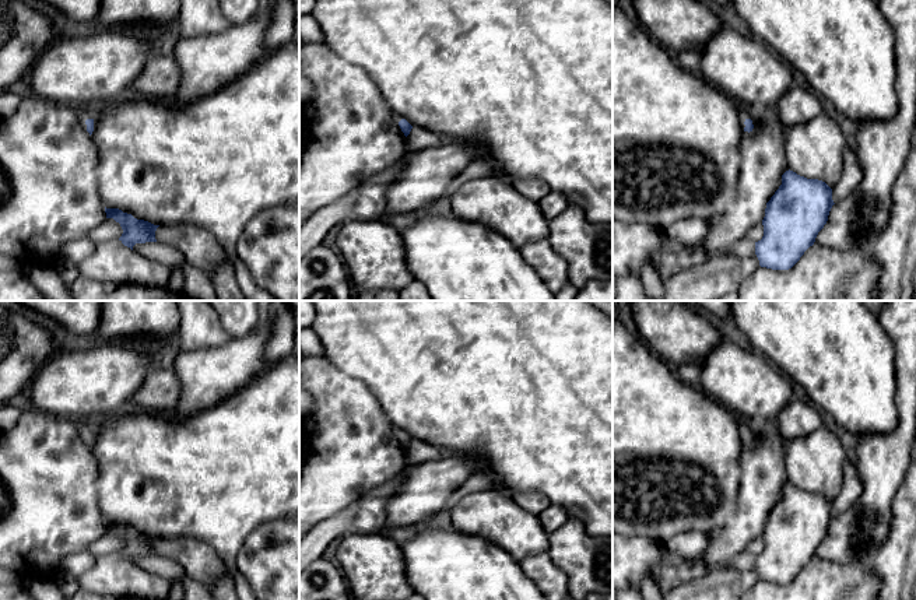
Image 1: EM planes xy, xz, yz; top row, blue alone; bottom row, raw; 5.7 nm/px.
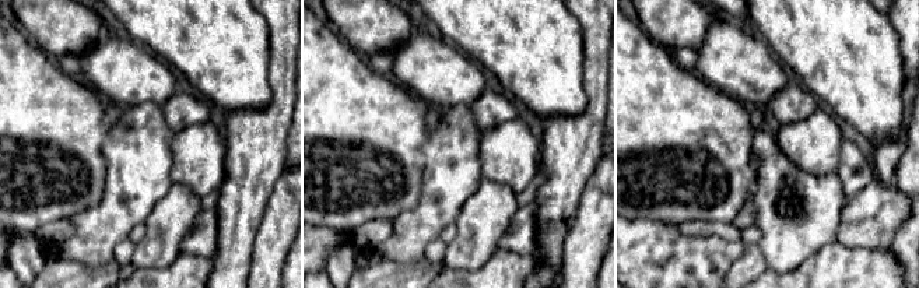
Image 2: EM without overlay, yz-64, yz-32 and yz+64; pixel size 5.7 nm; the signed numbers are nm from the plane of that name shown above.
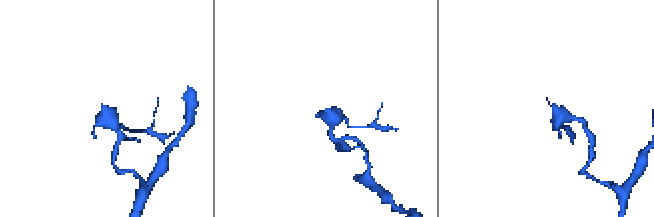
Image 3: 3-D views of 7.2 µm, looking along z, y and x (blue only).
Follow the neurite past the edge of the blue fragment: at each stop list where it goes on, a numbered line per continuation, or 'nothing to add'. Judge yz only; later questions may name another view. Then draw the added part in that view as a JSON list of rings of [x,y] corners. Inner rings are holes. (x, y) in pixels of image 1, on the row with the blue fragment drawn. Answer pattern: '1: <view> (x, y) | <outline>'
1: yz (744, 112) | [[[740,106],[738,116],[740,116],[740,124],[741,124],[741,129],[743,129],[743,130],[744,130],[744,127],[745,127],[744,122],[745,122],[747,119],[751,119],[751,120],[752,120],[752,124],[755,123],[754,110],[751,110],[750,108]]]

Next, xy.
1: xy (83, 112) | [[[74,106],[77,117],[81,123],[81,126],[84,127],[84,130],[87,130],[87,124],[85,120],[87,119],[94,119],[92,117],[92,108],[87,108],[87,106]]]

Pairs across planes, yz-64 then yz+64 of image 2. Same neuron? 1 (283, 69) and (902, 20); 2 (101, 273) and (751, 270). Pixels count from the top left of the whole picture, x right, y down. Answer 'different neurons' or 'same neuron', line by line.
1: same neuron
2: same neuron

